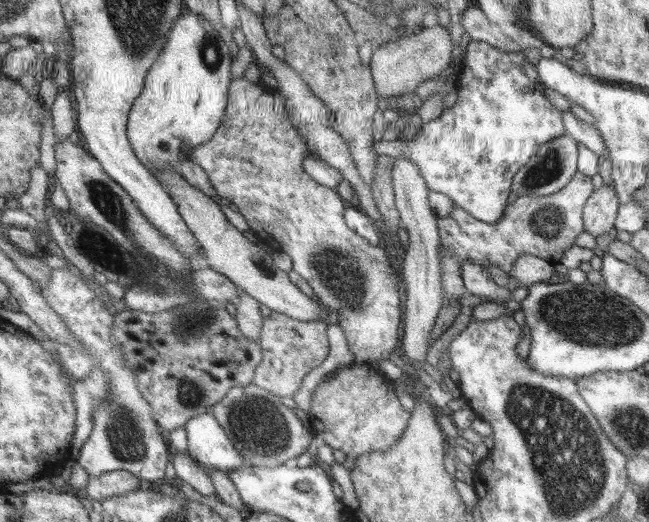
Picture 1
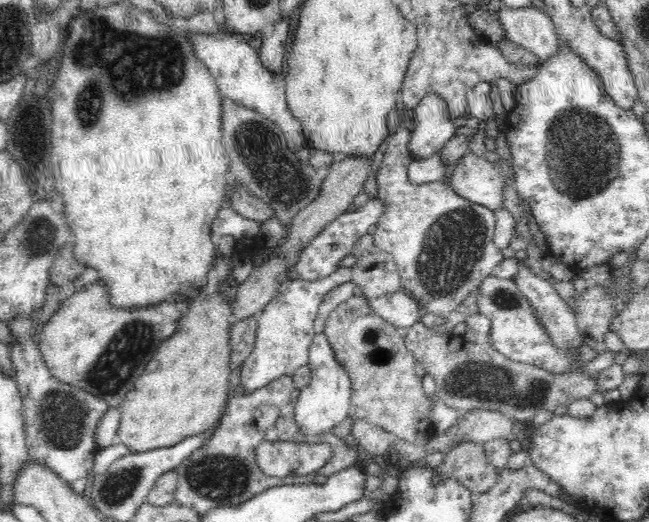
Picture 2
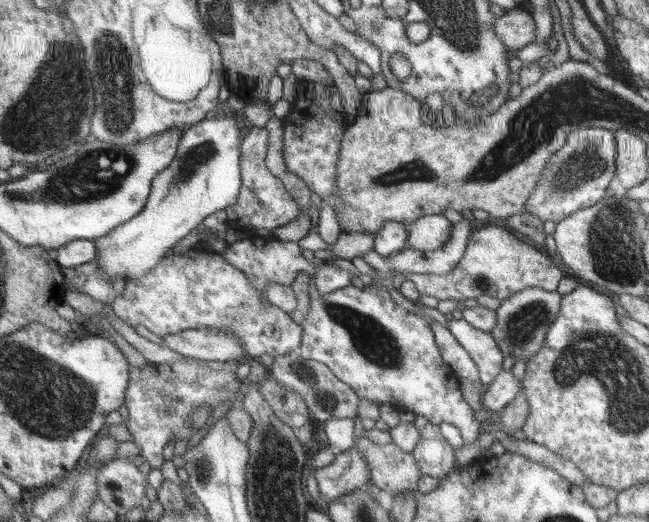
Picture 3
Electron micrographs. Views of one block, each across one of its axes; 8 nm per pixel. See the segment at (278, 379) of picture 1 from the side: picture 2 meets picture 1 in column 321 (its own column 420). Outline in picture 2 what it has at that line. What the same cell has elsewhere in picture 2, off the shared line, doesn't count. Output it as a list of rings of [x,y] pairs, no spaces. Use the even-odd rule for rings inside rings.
[[[416,322],[406,334],[406,350],[424,366],[426,374],[436,380],[438,398],[458,410],[492,410],[502,412],[512,420],[532,422],[538,410],[556,412],[558,406],[570,406],[576,400],[590,400],[598,392],[598,380],[586,374],[550,374],[538,366],[516,364],[504,360],[494,352],[486,338],[476,344],[466,342],[462,336],[434,336],[422,322]]]

